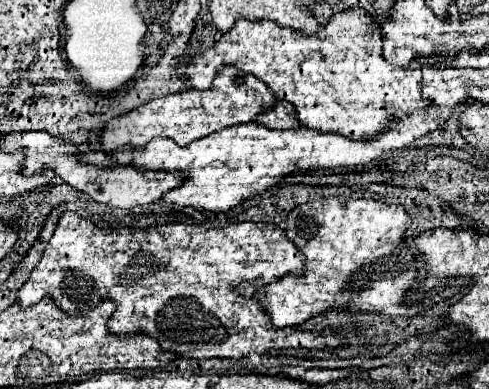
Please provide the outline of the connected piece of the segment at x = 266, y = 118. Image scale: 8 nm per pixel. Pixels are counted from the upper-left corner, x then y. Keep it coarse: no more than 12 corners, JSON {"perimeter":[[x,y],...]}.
{"perimeter":[[287,101],[257,117],[269,129],[299,129],[295,109]]}

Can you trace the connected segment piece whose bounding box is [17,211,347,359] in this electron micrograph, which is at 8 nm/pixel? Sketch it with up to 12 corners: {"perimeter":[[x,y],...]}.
{"perimeter":[[59,217],[21,309],[103,299],[179,357],[347,343],[235,287],[303,269],[271,223]]}

